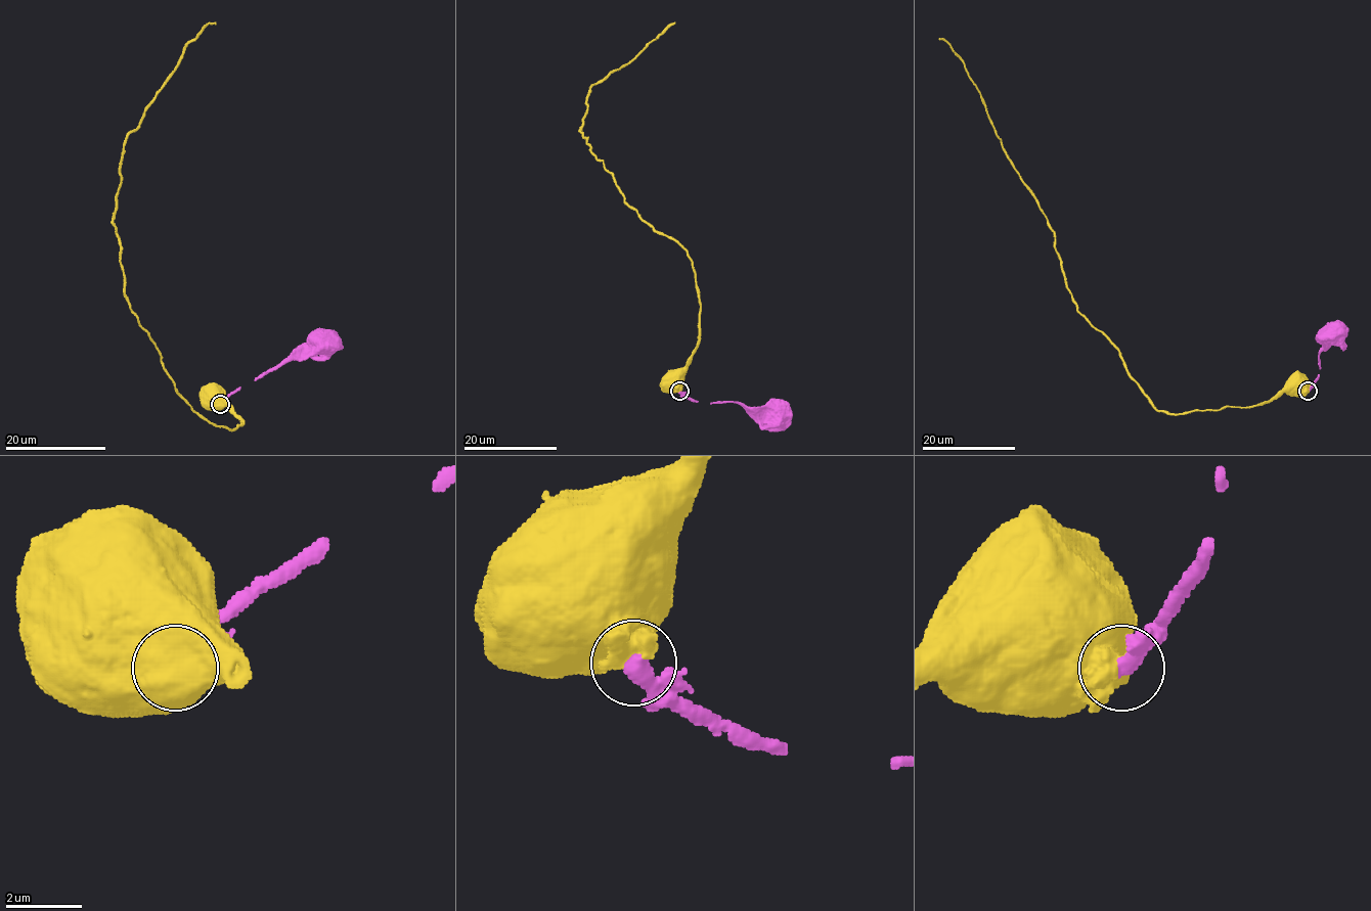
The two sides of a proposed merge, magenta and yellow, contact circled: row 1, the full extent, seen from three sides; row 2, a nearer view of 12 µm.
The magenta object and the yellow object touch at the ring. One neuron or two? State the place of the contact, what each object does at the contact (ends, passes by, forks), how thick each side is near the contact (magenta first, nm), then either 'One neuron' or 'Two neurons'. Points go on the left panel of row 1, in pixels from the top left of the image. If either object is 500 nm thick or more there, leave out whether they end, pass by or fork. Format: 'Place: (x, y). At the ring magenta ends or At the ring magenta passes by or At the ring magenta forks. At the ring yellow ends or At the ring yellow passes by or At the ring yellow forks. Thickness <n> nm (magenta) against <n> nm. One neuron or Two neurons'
Place: (220, 404). Thickness 440 nm (magenta) against 950 nm. Two neurons

